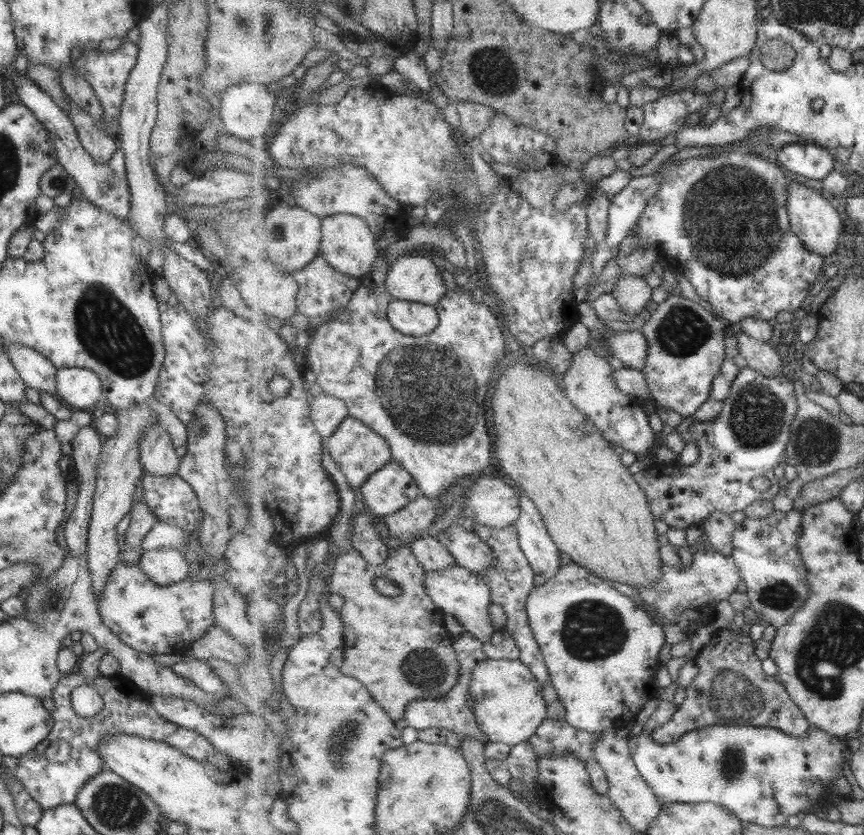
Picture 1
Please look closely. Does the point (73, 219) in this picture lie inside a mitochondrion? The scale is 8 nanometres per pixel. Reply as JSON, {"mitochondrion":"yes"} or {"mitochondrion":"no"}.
{"mitochondrion":"no"}

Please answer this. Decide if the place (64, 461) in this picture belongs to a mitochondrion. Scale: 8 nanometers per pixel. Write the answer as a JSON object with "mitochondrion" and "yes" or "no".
{"mitochondrion":"no"}

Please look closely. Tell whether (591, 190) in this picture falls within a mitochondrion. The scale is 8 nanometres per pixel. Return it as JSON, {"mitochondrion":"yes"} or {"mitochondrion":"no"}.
{"mitochondrion":"no"}

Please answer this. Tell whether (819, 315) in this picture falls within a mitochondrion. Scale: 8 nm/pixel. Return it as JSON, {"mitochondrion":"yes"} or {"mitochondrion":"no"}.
{"mitochondrion":"no"}

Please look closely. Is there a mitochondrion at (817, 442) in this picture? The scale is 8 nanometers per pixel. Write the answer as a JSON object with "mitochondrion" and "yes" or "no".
{"mitochondrion":"yes"}

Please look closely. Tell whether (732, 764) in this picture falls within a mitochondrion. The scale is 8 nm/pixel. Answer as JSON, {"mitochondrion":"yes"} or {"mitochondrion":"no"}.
{"mitochondrion":"yes"}

